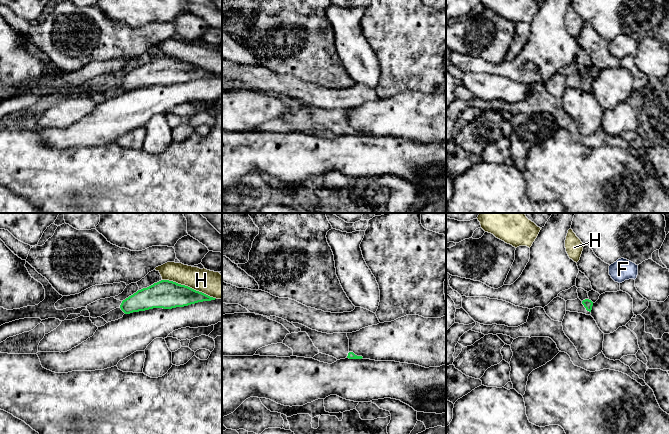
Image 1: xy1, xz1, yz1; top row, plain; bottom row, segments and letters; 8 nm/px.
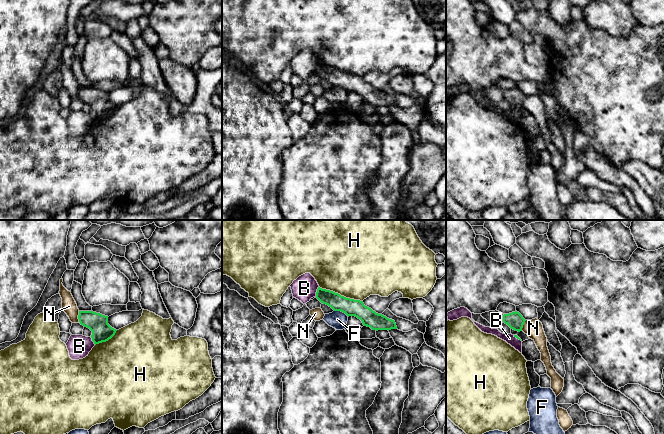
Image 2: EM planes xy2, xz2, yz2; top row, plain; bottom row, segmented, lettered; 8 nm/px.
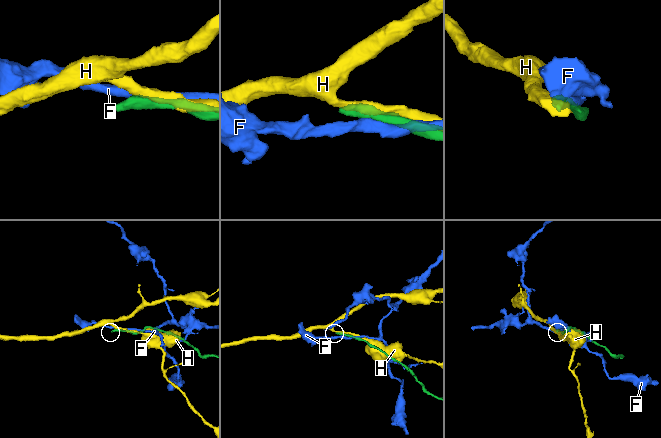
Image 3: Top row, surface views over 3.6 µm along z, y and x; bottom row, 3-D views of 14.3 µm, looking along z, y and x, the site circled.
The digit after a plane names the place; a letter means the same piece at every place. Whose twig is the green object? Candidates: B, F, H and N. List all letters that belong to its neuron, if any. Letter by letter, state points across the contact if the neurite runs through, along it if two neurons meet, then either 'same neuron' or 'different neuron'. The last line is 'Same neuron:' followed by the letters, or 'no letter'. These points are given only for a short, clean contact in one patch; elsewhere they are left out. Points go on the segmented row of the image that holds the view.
B: along xz2 (318, 286), (315, 295) | different neuron
F: different neuron
H: different neuron
N: along xy2 (78, 311), (78, 320), (80, 322) | different neuron
Same neuron: no letter

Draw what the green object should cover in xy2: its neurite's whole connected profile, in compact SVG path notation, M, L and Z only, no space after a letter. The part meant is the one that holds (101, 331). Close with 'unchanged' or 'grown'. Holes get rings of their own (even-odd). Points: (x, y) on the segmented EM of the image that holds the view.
M79 311L78 319L81 325L92 331L91 338L95 345L108 341L117 331L108 324L108 316L100 313Z; unchanged

